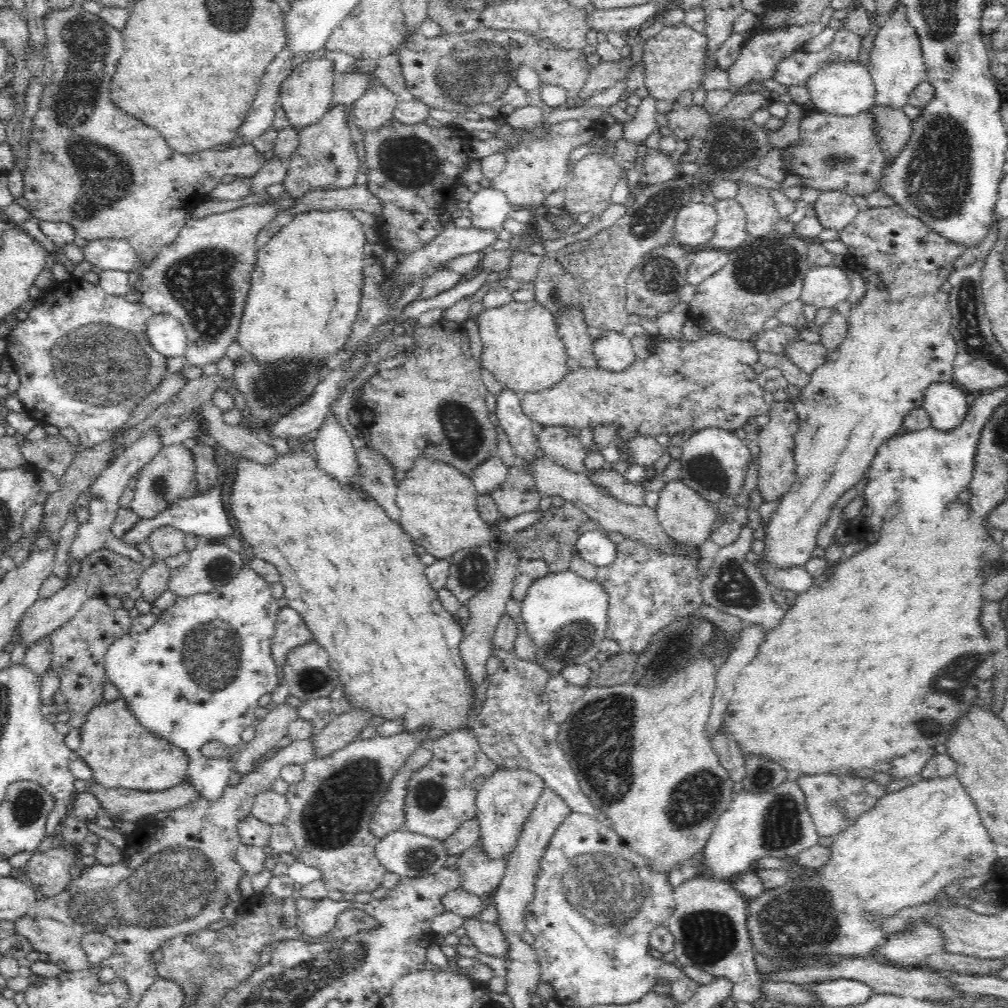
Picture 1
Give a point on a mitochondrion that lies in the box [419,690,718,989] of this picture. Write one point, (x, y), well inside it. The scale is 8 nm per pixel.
(604, 890)

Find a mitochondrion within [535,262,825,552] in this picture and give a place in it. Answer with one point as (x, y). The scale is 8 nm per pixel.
(706, 471)

